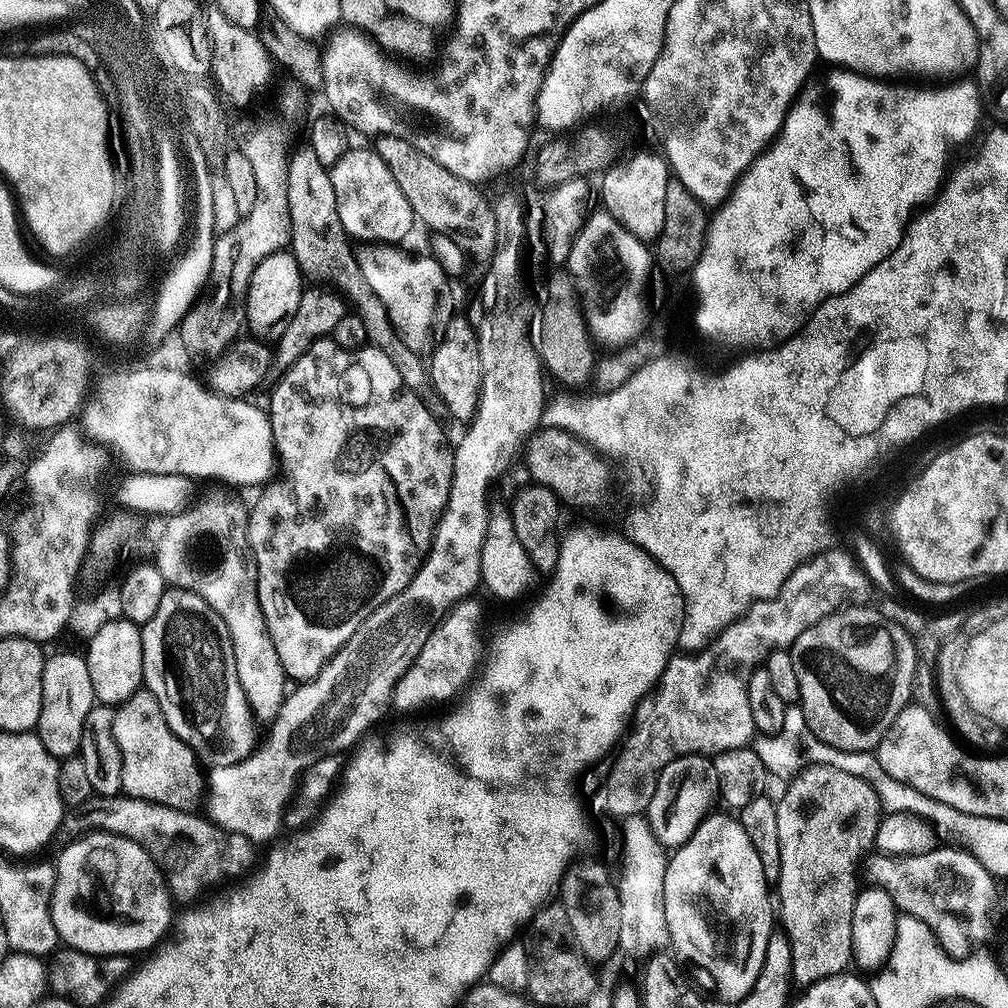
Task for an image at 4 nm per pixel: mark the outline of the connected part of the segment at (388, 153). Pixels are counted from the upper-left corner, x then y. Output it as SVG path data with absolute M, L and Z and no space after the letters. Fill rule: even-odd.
M376 136L374 151L388 164L390 174L394 174L394 182L398 182L398 190L406 194L406 202L410 202L413 217L420 220L436 236L445 235L464 250L465 255L487 261L498 247L496 235L496 213L491 203L487 204L483 196L475 189L473 183L458 178L446 170L446 166L438 166L434 158L426 158L410 142L393 136Z

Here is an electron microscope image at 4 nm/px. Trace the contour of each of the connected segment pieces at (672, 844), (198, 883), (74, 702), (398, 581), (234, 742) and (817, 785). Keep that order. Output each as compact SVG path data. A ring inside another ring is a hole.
M704 754L679 756L667 764L656 777L656 789L646 813L657 840L668 850L681 848L713 811L712 803L717 803L719 794L718 770L714 770L714 759Z
M121 794L103 797L102 802L92 802L79 809L73 815L76 817L72 824L76 828L84 828L80 830L114 832L142 846L142 850L150 854L150 858L164 873L173 901L177 905L188 906L191 900L198 899L207 888L223 880L236 880L248 871L251 873L258 852L257 845L251 844L242 834L219 828L203 815L194 815L183 809L149 804L147 800L135 800L132 796Z
M60 652L45 659L42 670L42 714L35 731L51 756L67 758L79 753L82 722L86 722L86 714L90 714L95 703L97 699L94 686L90 686L88 661L81 653L79 656L76 652Z
M325 338L325 339L323 339L323 340L318 340L318 341L314 341L314 342L313 342L313 344L312 344L312 345L310 345L310 346L309 346L309 347L308 347L308 349L307 349L307 350L306 350L306 354L302 354L302 358L298 358L298 362L294 362L294 363L293 363L293 364L292 364L292 365L291 365L291 366L289 366L289 368L287 368L287 370L286 370L286 371L285 371L285 372L284 372L284 373L283 373L283 375L284 375L284 377L282 377L282 378L281 378L281 380L280 380L280 381L278 381L278 382L277 382L277 384L276 384L276 389L274 389L274 390L273 390L273 392L272 392L272 397L270 397L270 398L269 398L269 400L268 400L268 404L267 404L267 403L266 403L266 411L267 411L267 413L268 413L268 421L269 421L269 422L271 422L271 423L272 423L272 443L273 443L273 444L275 444L275 445L276 445L276 455L277 455L277 457L279 457L279 459L280 459L280 460L281 460L281 461L282 461L282 464L283 464L283 467L284 467L284 464L285 464L285 466L286 466L286 467L288 467L288 485L286 485L286 486L285 486L285 488L272 488L272 487L273 487L273 486L268 486L268 487L265 487L265 488L264 488L264 489L263 489L263 491L261 491L261 492L264 492L264 491L265 491L265 492L264 492L264 493L262 493L262 494L261 494L261 496L260 496L260 497L258 497L258 498L257 498L257 500L256 500L256 505L254 505L254 506L253 506L253 508L252 508L252 512L251 512L251 508L250 508L250 515L249 515L249 516L248 516L248 517L247 517L247 520L246 520L246 527L247 527L247 530L248 530L248 550L249 550L249 553L250 553L250 559L251 559L251 561L252 561L252 563L253 563L253 565L254 565L254 571L255 571L255 574L256 574L256 593L257 593L257 594L258 594L258 602L259 602L259 603L260 603L260 605L261 605L261 606L262 606L262 614L263 614L263 615L264 615L264 617L265 617L265 618L266 618L266 626L267 626L267 627L268 627L268 633L269 633L269 634L270 634L270 638L271 638L271 639L272 639L272 641L273 641L273 642L274 642L274 650L278 650L278 662L282 662L282 670L283 670L283 671L284 671L284 674L285 674L285 677L287 677L287 679L288 679L288 680L289 680L289 681L292 681L292 680L296 680L296 681L292 681L292 682L303 682L303 681L305 681L305 680L313 680L313 679L314 679L314 677L315 677L315 676L317 676L317 674L319 674L319 673L320 673L320 671L322 671L322 670L323 670L323 668L324 668L324 665L325 665L325 664L327 664L327 663L328 663L328 660L329 660L329 659L330 659L330 657L332 657L332 656L333 656L333 655L334 655L334 653L336 653L336 651L338 651L338 650L339 650L339 649L340 649L340 647L341 647L341 646L343 646L343 644L345 644L345 642L346 642L346 641L347 641L347 640L349 640L349 638L350 638L350 637L351 637L351 636L352 636L352 635L353 635L353 634L354 634L354 630L358 630L358 626L362 626L362 622L366 622L366 618L370 618L370 614L374 614L374 610L375 610L375 609L376 609L376 608L377 608L377 607L378 607L378 606L382 606L382 605L383 605L383 604L385 604L385 602L387 602L387 600L388 600L388 599L389 599L389 598L391 598L391 597L392 597L392 596L393 596L393 595L394 595L394 594L398 594L398 593L399 593L399 592L401 592L401 591L402 591L402 590L403 590L403 588L404 588L404 587L406 587L406 586L407 586L407 584L408 584L408 583L409 583L409 582L411 582L411 581L412 581L412 579L413 579L413 578L414 578L414 574L415 574L415 573L416 573L416 572L417 572L417 570L418 570L418 569L420 569L420 564L421 564L421 562L422 562L422 561L424 561L424 558L425 558L425 556L427 556L427 555L428 555L428 550L429 550L429 548L431 548L431 546L432 546L432 536L433 536L433 535L434 535L434 533L436 533L436 522L437 522L437 520L439 520L439 518L440 518L440 515L442 515L442 514L443 514L443 512L444 512L444 507L445 507L445 506L446 506L446 502L447 502L447 501L448 501L448 491L449 491L449 490L450 490L450 486L451 486L451 485L452 485L452 453L453 453L453 449L452 449L452 448L451 448L451 447L450 447L450 444L449 444L449 448L448 448L448 440L447 440L447 438L446 438L446 437L444 437L444 432L443 432L443 430L442 430L442 429L440 429L440 424L441 424L441 421L440 421L440 420L439 420L439 419L438 419L438 418L437 418L437 417L436 417L436 416L435 416L435 415L433 415L433 413L432 413L432 412L431 412L431 410L429 410L429 409L428 409L428 408L427 408L427 406L426 406L426 404L424 404L424 403L423 403L423 401L422 401L422 400L421 400L421 398L420 398L420 396L419 396L419 394L417 394L417 393L416 393L416 392L415 392L415 390L414 390L414 389L412 389L412 388L411 388L411 387L410 387L410 386L406 386L406 384L405 384L405 382L403 382L403 380L402 380L402 377L401 377L401 375L400 375L400 373L399 373L399 372L398 372L398 369L397 369L397 367L395 367L395 366L394 366L394 365L393 365L393 363L392 363L392 362L390 362L390 360L389 360L389 358L386 358L386 356L385 356L385 354L382 354L382 350L380 350L380 349L378 349L378 348L376 348L376 347L371 347L371 346L365 346L365 347L363 347L363 348L359 348L359 349L358 349L358 350L346 350L346 349L345 349L345 348L343 348L343 347L342 347L342 346L338 346L338 345L337 345L337 344L335 344L335 343L334 343L334 342L333 342L333 340L331 340L331 339L330 339L330 338ZM367 436L368 436L368 448L366 448L366 458L378 458L378 460L375 460L375 461L368 461L368 460L366 460L366 461L365 461L365 462L364 462L364 463L362 463L362 460L361 460L361 464L362 464L362 466L360 466L360 460L359 460L359 458L358 458L358 457L356 457L356 456L352 456L352 455L348 455L348 454L346 454L346 455L345 455L345 456L343 456L343 457L336 457L336 458L334 458L334 452L345 452L345 453L347 453L347 452L348 452L348 451L349 451L349 448L350 448L350 446L349 446L349 445L348 445L348 443L352 443L352 444L360 444L360 443L362 443L362 442L363 442L363 440L364 440L364 439L366 439L366 438L367 438Z
M173 586L161 591L154 618L142 626L142 670L143 687L152 692L154 698L158 698L158 706L162 706L162 714L166 714L170 730L174 730L182 742L191 746L205 765L212 768L230 766L252 755L256 744L256 724L242 690L242 682L238 682L232 639L226 630L226 622L214 614L214 610L201 596L190 589Z
M834 766L803 768L787 784L788 789L776 800L778 842L782 850L778 920L784 923L782 931L790 942L793 981L807 986L836 976L853 963L850 925L854 919L856 893L862 887L861 881L856 881L856 871L859 868L861 871L862 861L876 843L882 809L878 794L874 794L865 780L846 774L846 770L834 770Z

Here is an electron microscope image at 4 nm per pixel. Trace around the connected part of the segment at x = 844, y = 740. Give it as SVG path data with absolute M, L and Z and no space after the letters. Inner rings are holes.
M849 606L802 630L790 646L798 674L798 707L806 714L810 730L822 742L838 750L875 750L882 737L913 699L916 672L916 642L910 633L884 617L872 606Z

